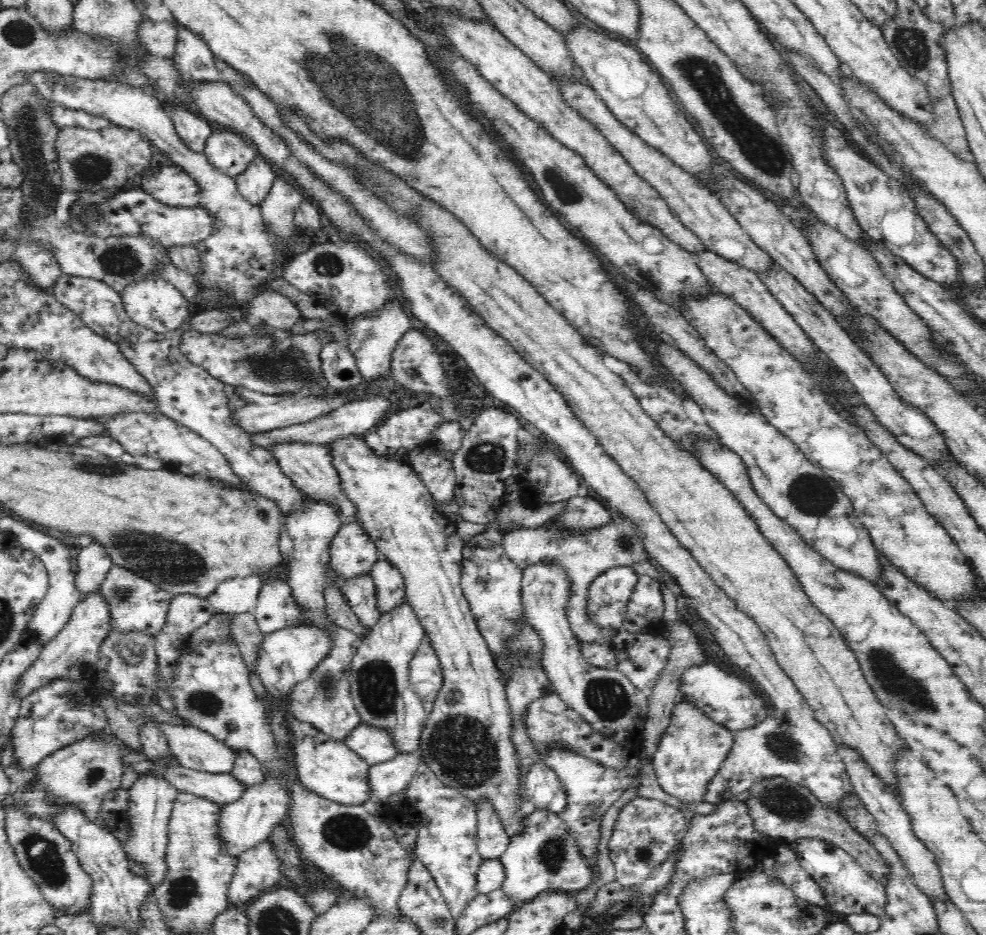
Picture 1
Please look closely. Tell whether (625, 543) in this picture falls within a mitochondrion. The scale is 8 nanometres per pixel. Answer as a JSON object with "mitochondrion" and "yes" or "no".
{"mitochondrion":"yes"}

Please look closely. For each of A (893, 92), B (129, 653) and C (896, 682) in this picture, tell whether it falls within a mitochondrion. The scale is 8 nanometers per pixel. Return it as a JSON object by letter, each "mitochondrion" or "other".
{"A":"other","B":"mitochondrion","C":"mitochondrion"}

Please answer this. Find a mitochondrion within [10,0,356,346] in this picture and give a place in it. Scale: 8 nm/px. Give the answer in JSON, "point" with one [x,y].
{"point":[122,260]}

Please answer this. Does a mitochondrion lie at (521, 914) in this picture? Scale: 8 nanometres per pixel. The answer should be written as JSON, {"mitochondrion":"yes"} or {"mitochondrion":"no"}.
{"mitochondrion":"no"}

